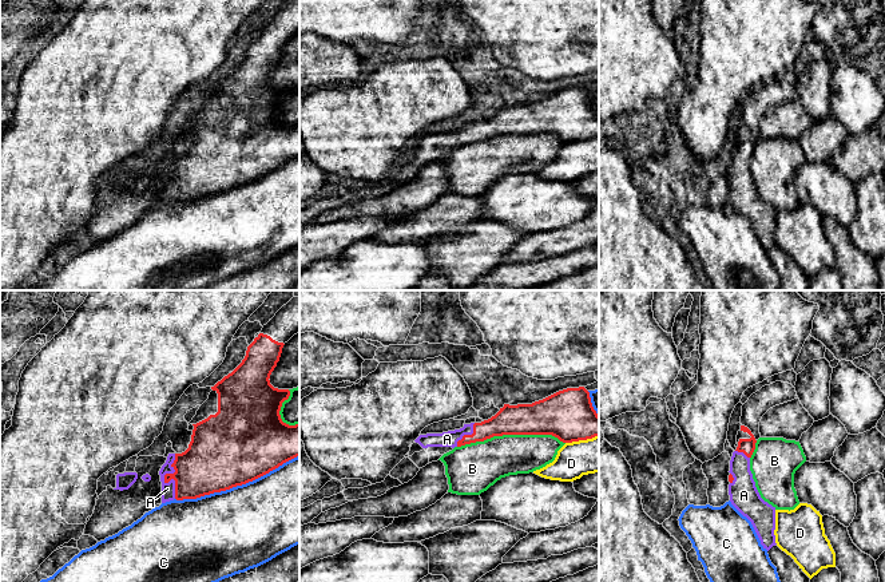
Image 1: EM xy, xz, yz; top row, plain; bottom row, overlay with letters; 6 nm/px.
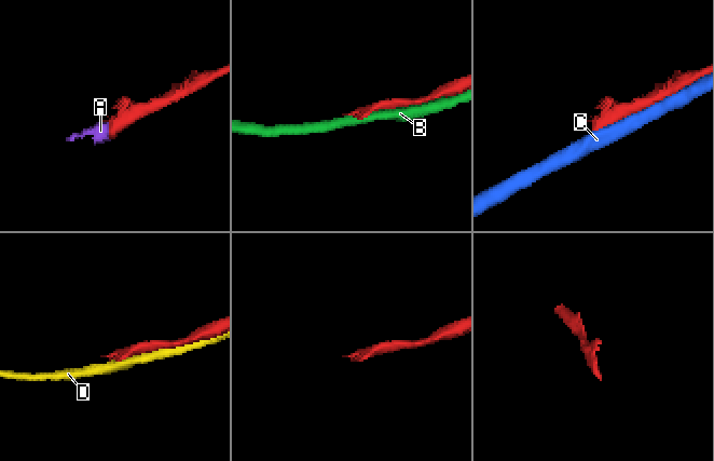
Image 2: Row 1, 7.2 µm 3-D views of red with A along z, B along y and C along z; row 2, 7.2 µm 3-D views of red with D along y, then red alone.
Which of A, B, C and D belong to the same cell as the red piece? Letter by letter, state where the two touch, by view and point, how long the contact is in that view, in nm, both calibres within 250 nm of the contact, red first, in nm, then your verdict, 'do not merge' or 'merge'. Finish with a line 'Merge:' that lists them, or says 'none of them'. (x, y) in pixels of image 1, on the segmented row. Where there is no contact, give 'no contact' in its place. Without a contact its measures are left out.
A: xy (165, 478) | 280 nm | 320/80 nm | merge
B: xz (511, 434) | 650 nm | 220/280 nm | do not merge
C: xy (237, 484) | 800 nm | 460/480 nm | do not merge
D: xz (582, 439) | 200 nm | 300/220 nm | do not merge
Merge: A

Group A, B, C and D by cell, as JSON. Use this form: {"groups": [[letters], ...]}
{"groups": [["A"], ["B"], ["C"], ["D"]]}

